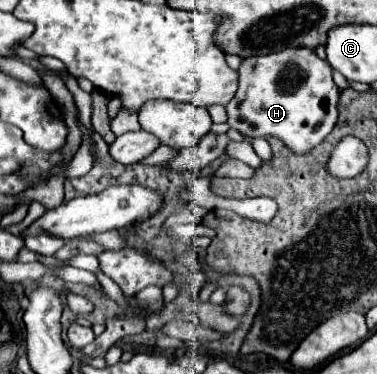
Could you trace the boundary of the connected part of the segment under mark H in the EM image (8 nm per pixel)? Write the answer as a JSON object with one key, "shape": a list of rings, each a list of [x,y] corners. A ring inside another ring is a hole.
{"shape":[[[285,48],[241,62],[239,90],[227,104],[227,122],[243,136],[277,136],[293,152],[305,154],[333,130],[337,102],[339,88],[331,78],[331,66],[309,48]]]}

